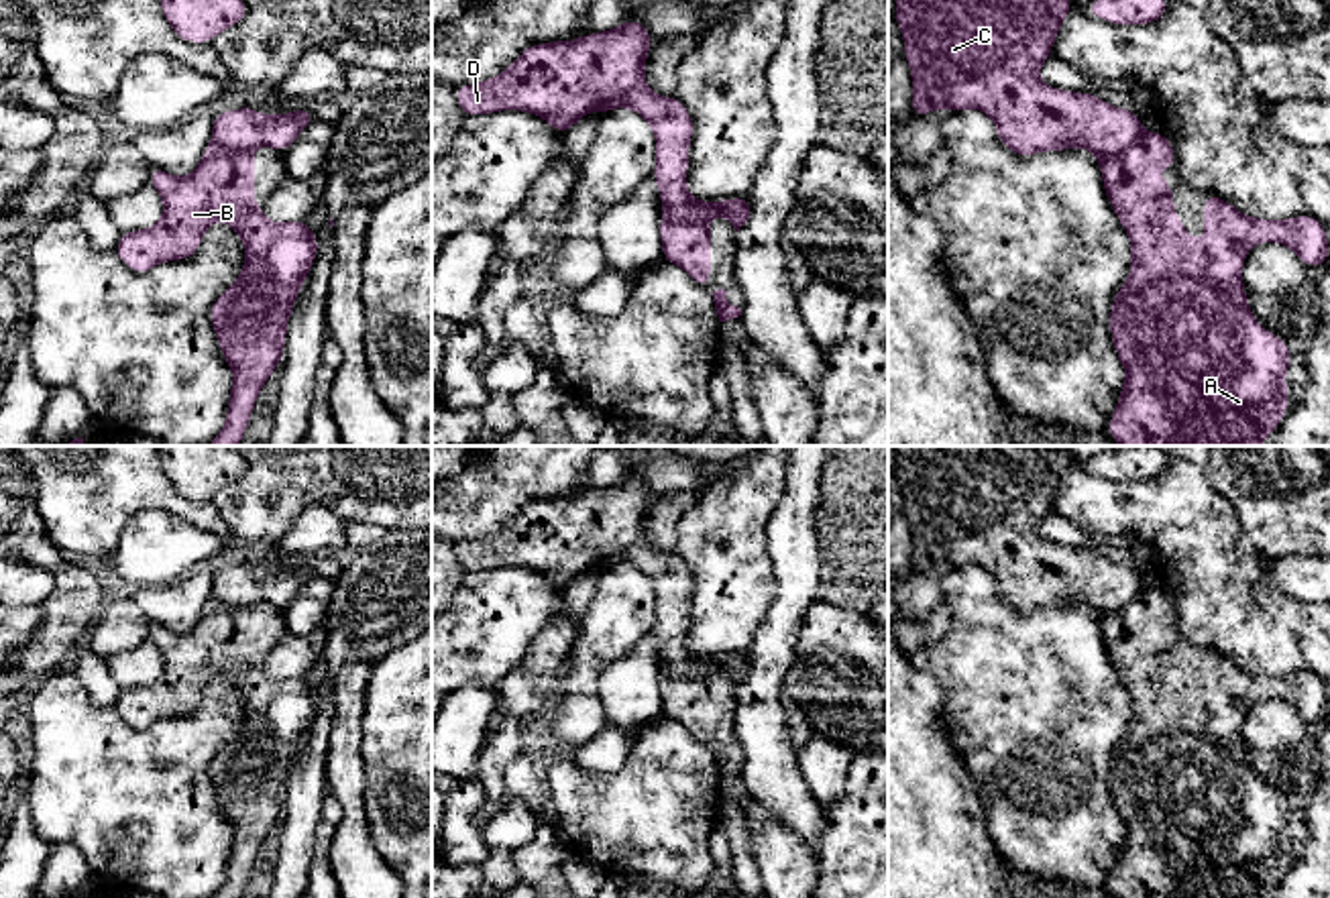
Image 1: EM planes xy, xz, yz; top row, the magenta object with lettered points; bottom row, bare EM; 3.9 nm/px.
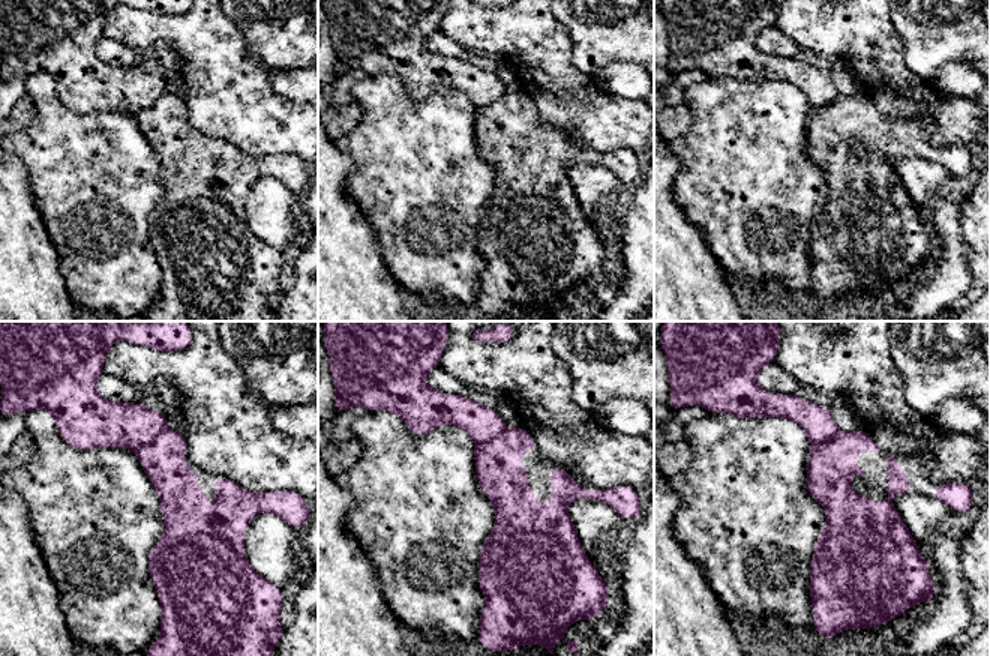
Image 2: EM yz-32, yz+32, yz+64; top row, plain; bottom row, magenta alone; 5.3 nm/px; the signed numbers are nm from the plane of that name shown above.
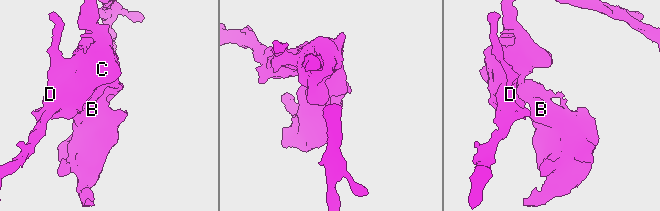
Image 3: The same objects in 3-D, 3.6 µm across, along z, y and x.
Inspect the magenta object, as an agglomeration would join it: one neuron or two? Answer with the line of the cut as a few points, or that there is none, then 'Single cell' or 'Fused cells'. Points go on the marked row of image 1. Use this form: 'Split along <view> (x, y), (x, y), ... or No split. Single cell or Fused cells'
Split along yz (1143, 131), (1121, 151), (1098, 161). Fused cells

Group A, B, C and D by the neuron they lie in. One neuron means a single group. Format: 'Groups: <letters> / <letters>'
Groups: A B / C D

